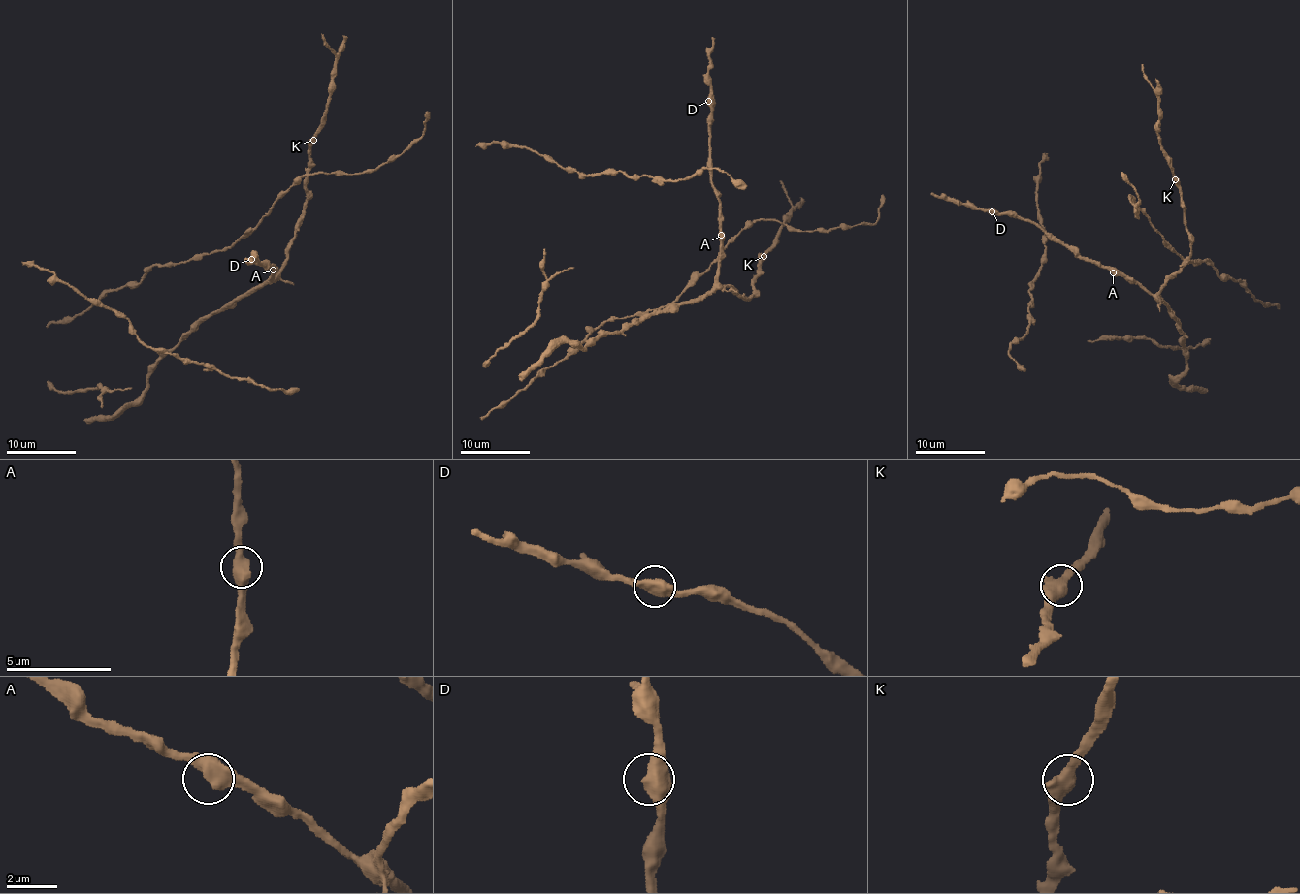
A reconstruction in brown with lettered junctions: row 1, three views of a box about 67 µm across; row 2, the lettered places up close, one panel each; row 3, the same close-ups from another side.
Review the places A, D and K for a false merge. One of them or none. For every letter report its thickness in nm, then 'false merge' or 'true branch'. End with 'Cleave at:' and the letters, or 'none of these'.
A: calibre 550 nm; true branch
D: calibre 550 nm; true branch
K: calibre 550 nm; true branch
Cleave at: none of these

